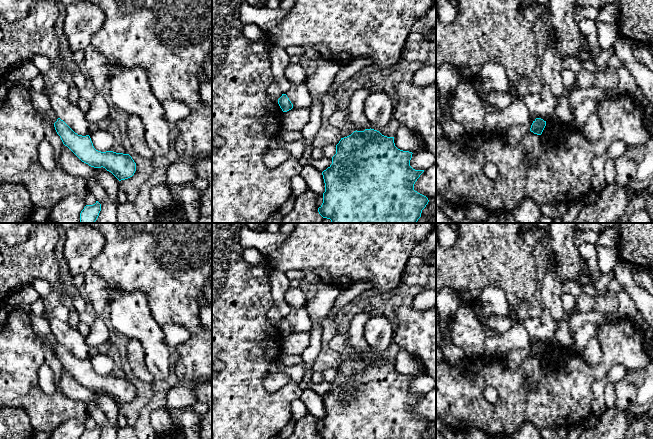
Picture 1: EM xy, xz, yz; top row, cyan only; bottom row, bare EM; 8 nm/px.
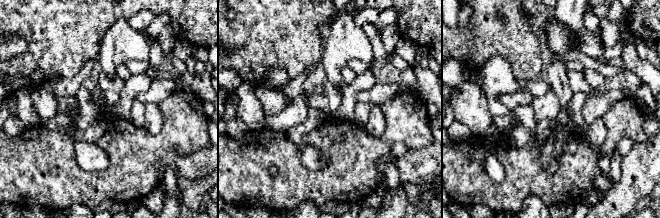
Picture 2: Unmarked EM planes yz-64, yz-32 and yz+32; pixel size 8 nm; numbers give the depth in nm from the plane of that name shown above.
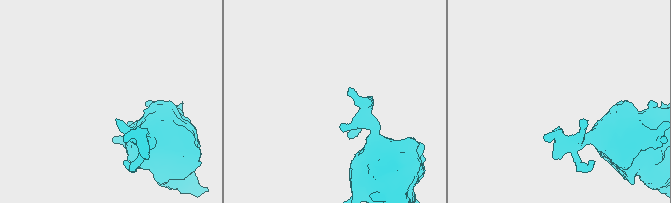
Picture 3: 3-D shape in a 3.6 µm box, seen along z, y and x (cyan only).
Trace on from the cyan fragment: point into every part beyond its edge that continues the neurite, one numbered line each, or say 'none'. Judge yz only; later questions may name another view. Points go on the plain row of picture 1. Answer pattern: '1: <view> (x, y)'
none

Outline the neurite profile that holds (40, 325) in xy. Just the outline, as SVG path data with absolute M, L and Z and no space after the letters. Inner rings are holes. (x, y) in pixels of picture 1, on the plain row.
M29 312L29 317L33 331L39 336L41 341L51 348L54 348L58 341L50 329L49 320L47 320L43 315L36 316L31 312Z

